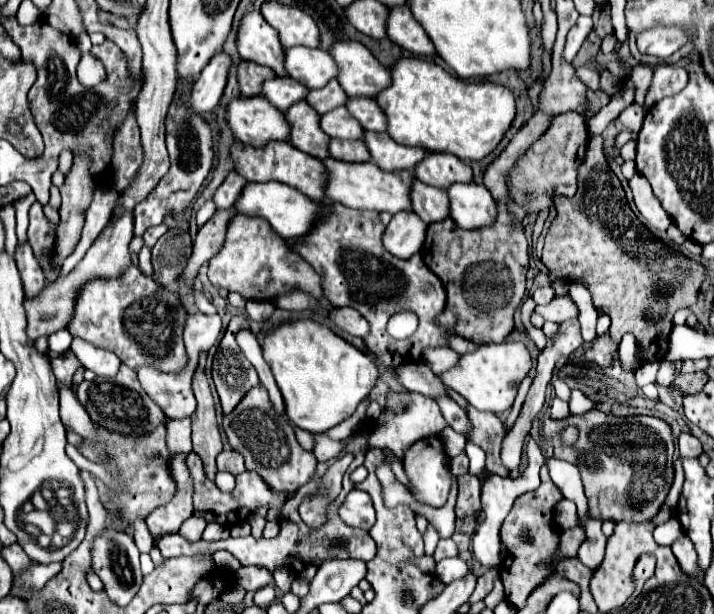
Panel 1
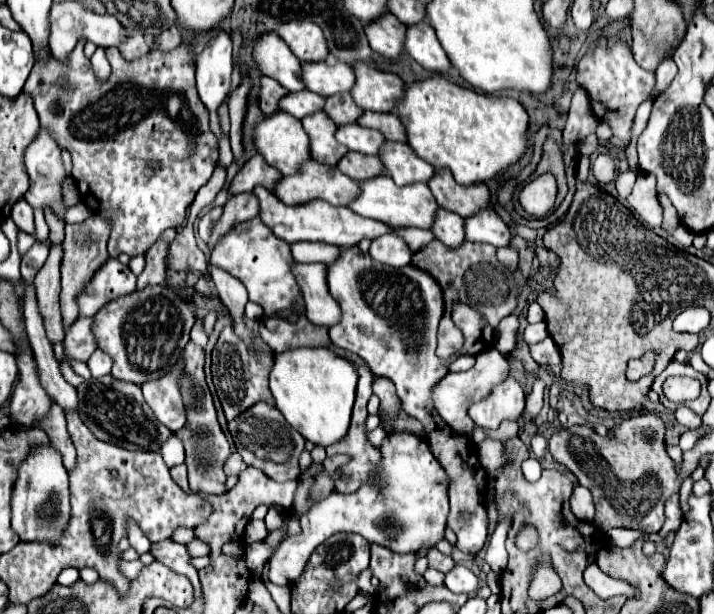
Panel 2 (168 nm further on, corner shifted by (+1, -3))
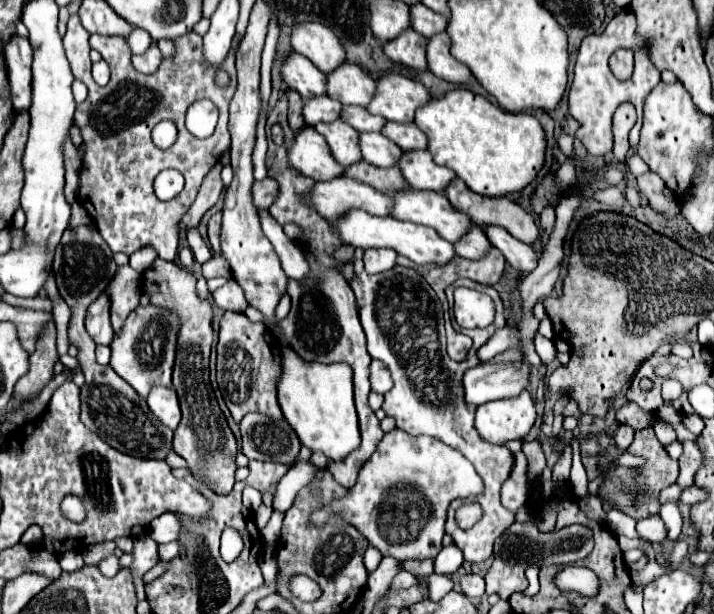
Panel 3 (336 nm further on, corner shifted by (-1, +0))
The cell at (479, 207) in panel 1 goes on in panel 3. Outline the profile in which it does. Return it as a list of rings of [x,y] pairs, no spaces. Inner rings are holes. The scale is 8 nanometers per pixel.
[[[486,226],[486,236],[492,242],[492,246],[496,246],[504,256],[506,262],[522,272],[532,272],[538,264],[538,256],[532,250],[530,244],[520,242],[518,238],[514,238],[508,230],[500,228],[500,226]]]

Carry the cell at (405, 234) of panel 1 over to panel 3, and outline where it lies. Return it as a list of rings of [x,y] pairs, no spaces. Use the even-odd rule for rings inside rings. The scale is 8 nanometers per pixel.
[[[368,248],[364,252],[364,268],[368,274],[386,272],[396,264],[396,250],[392,248]]]

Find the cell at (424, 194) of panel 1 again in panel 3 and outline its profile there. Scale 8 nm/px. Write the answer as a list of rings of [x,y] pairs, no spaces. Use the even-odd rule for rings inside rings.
[[[472,226],[458,242],[454,242],[454,250],[462,258],[482,258],[486,254],[488,246],[490,246],[490,242],[488,242],[486,234],[476,226]]]

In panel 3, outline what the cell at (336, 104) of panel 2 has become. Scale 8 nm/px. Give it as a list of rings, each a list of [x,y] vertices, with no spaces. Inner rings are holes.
[[[344,106],[340,118],[344,122],[348,122],[354,130],[358,132],[380,132],[380,128],[384,126],[384,118],[370,114],[366,108],[362,106]]]

